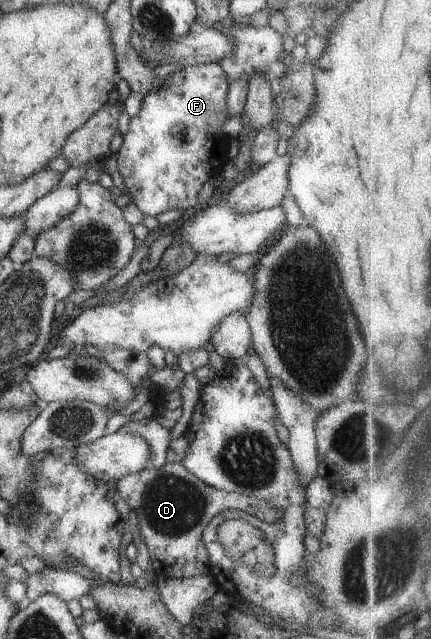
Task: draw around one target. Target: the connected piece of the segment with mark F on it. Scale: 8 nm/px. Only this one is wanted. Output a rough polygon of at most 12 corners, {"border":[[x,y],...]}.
{"border":[[187,66],[115,153],[145,217],[189,209],[228,162],[229,77]]}

